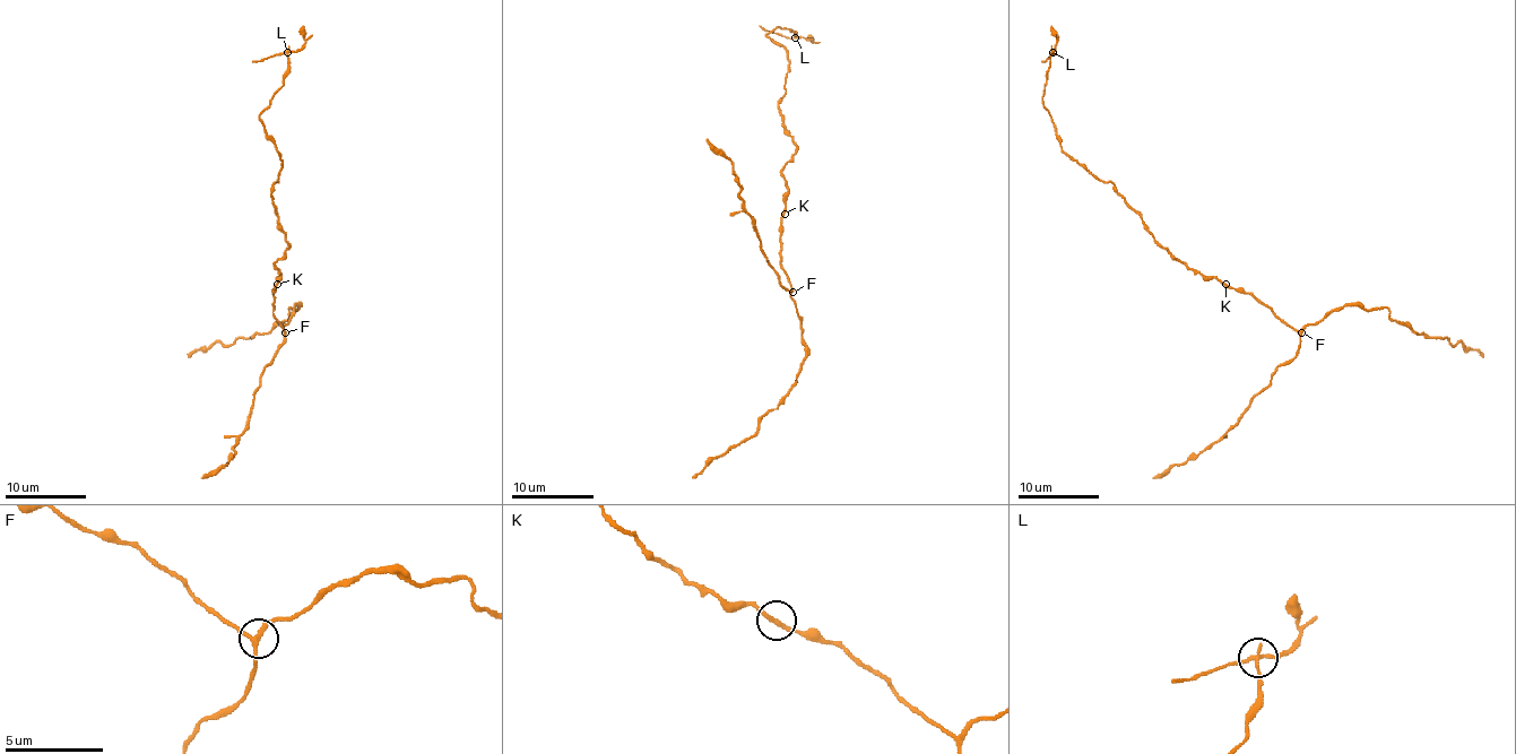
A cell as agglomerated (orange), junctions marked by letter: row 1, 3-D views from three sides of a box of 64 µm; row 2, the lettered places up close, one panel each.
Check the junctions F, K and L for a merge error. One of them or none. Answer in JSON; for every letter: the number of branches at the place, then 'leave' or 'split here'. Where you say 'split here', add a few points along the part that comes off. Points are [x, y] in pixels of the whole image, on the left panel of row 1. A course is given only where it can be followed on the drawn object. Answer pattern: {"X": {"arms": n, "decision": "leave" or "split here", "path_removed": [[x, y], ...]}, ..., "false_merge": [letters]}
{"F": {"arms": 3, "decision": "leave"}, "K": {"arms": 2, "decision": "leave"}, "L": {"arms": 3, "decision": "split here", "path_removed": [[287, 52], [253, 62]]}, "false_merge": ["L"]}

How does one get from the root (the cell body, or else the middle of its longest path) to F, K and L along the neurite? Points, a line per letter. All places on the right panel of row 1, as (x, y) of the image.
F: (1211, 278), (1252, 292), (1281, 320), (1301, 332)
K: (1211, 278), (1226, 284)
L: (1211, 278), (1195, 274), (1175, 260), (1110, 181), (1097, 179), (1062, 149), (1041, 98), (1051, 52)

